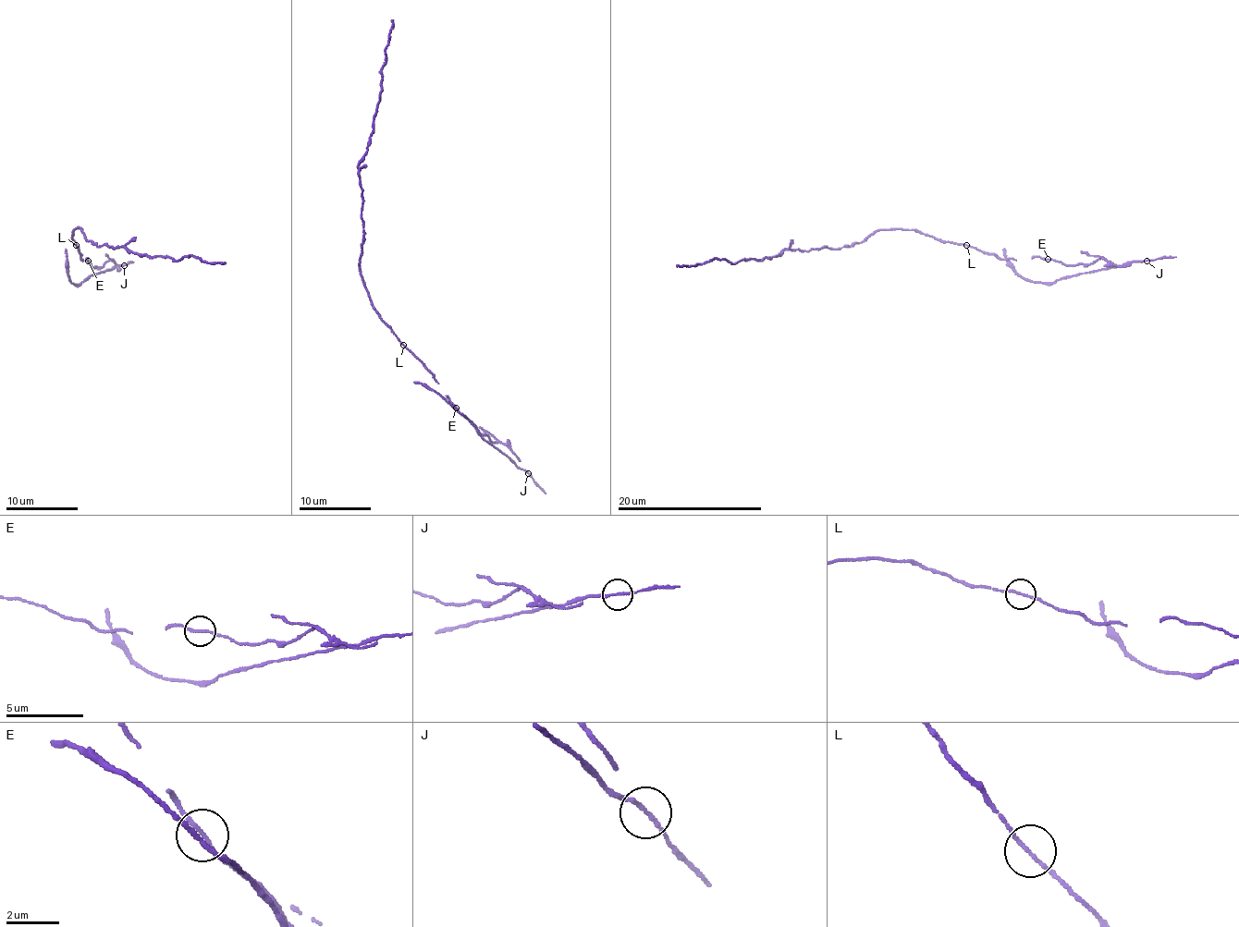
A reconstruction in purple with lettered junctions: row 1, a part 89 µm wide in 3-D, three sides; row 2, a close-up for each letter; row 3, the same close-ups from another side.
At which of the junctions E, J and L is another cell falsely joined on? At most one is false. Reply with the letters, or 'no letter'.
J

